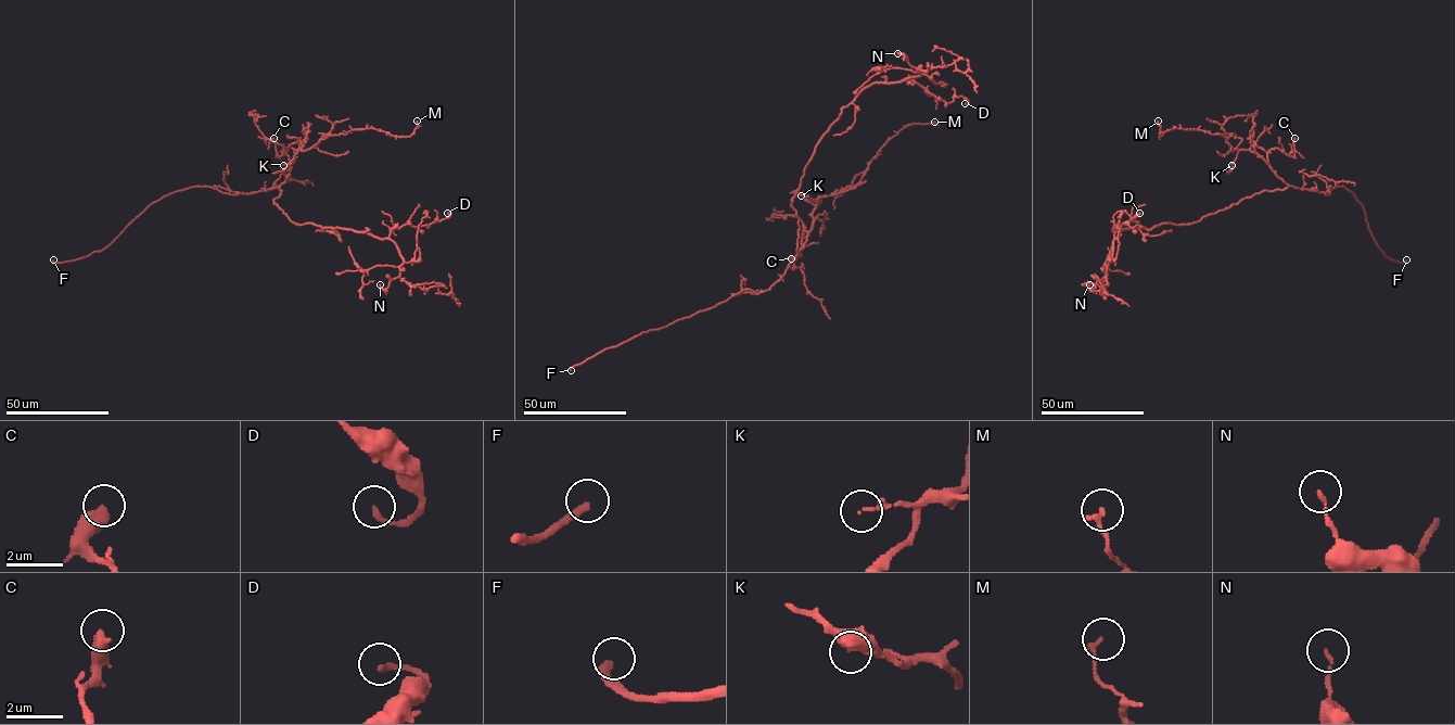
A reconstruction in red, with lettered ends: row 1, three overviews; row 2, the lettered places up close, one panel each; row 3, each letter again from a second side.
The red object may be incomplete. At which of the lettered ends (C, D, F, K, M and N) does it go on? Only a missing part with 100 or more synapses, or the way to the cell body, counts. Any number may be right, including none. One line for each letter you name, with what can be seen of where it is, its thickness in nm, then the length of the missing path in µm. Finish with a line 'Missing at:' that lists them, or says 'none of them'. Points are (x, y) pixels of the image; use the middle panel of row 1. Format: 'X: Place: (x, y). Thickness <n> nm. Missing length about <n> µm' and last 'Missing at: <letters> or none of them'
F: Place: (571, 370). Thickness 320 nm. Missing length about 25 µm
Missing at: F

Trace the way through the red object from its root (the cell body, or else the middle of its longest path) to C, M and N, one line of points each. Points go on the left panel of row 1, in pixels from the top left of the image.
C: (279, 196), (290, 164), (284, 148), (279, 156), (273, 138)
M: (279, 196), (295, 150), (308, 150), (330, 135), (354, 129), (374, 128), (409, 136), (417, 121)
N: (279, 196), (275, 203), (295, 224), (351, 229), (391, 239), (404, 263), (386, 291), (380, 284)

